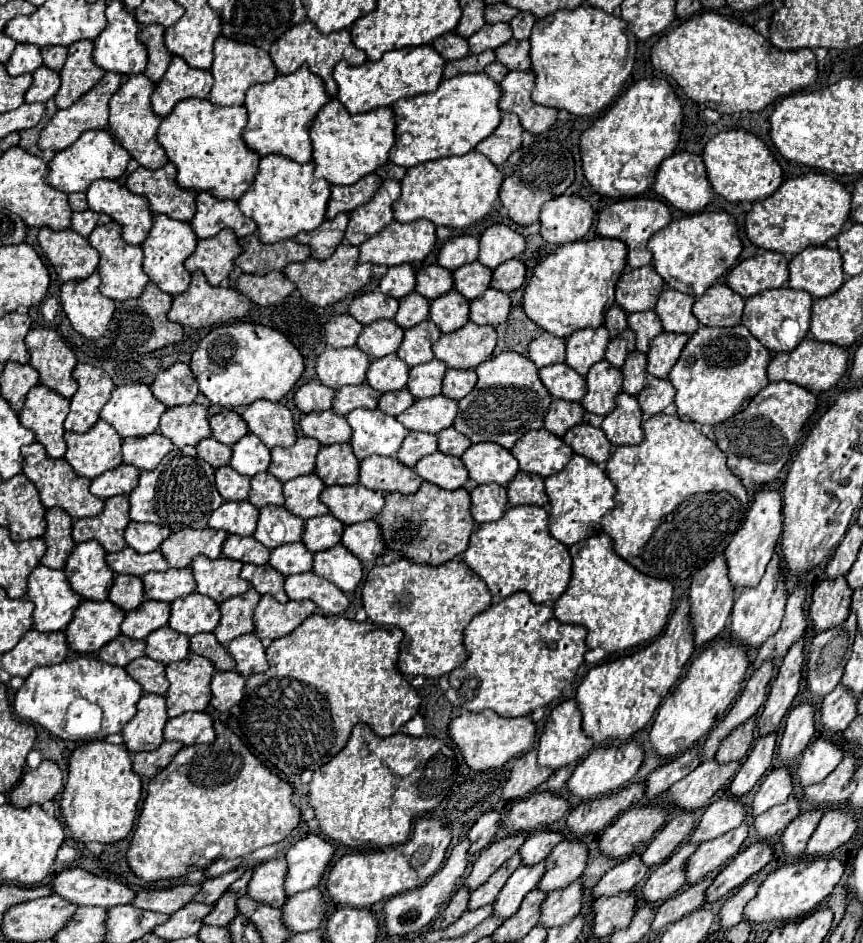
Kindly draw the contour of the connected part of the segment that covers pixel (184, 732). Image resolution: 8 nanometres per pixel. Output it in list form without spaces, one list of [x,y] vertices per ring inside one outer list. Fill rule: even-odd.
[[[187,712],[183,716],[175,716],[167,720],[165,740],[177,740],[185,746],[191,744],[213,744],[215,728],[213,716],[207,712]]]

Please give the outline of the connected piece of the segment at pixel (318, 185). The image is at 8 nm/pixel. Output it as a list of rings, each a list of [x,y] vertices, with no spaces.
[[[269,154],[265,158],[261,158],[261,168],[259,168],[259,174],[253,182],[253,188],[249,188],[239,198],[239,208],[245,212],[245,216],[249,216],[257,222],[259,238],[263,240],[263,244],[275,244],[275,242],[281,242],[287,238],[295,238],[303,230],[319,228],[325,222],[329,198],[331,198],[331,184],[327,184],[327,180],[315,178],[315,164],[313,162],[299,164],[295,160],[289,160],[287,156]]]

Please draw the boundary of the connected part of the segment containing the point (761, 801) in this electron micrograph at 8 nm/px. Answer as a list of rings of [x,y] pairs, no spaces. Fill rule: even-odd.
[[[775,768],[773,772],[767,774],[767,778],[761,782],[757,794],[753,796],[751,814],[759,816],[765,810],[769,810],[771,806],[785,804],[789,800],[791,790],[793,790],[793,782],[791,782],[789,768]]]

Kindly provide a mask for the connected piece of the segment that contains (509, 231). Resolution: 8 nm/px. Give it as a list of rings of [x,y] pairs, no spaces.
[[[495,224],[495,226],[489,226],[481,236],[479,262],[495,270],[499,264],[523,254],[525,248],[527,248],[527,242],[521,234],[517,234],[513,228],[505,224]]]

